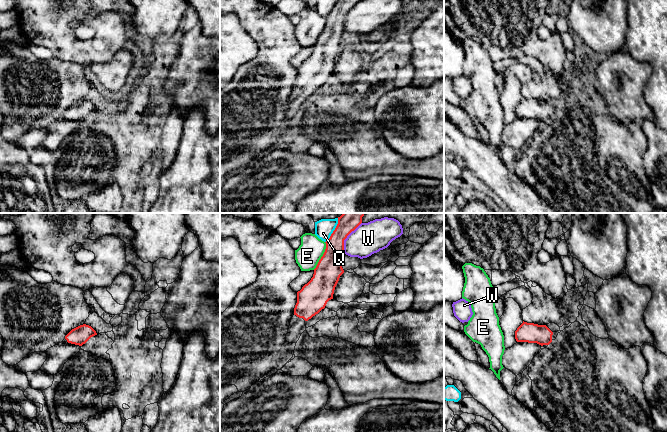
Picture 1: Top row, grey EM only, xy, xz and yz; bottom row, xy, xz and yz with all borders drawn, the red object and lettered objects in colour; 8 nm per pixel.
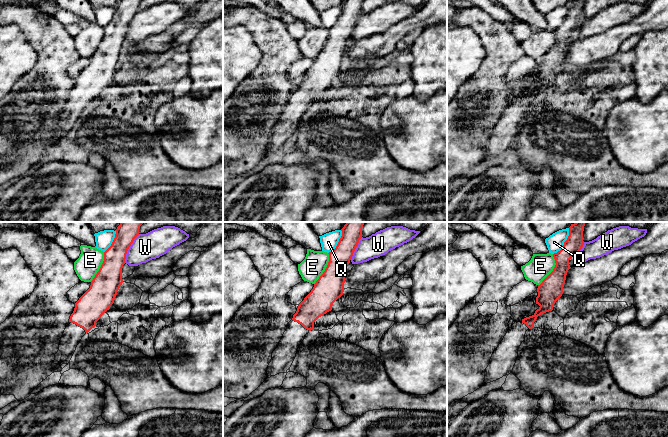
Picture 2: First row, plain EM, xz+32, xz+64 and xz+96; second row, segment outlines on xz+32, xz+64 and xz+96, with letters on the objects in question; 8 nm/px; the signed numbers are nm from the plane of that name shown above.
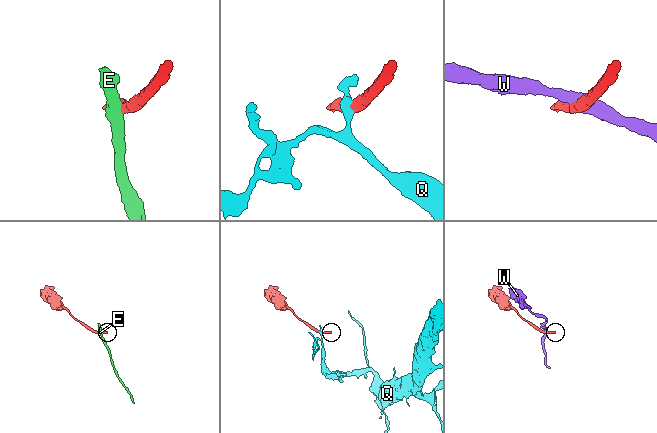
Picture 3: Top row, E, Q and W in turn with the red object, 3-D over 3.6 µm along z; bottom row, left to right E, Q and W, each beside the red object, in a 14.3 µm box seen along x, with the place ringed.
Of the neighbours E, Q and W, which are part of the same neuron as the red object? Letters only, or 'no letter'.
no letter

